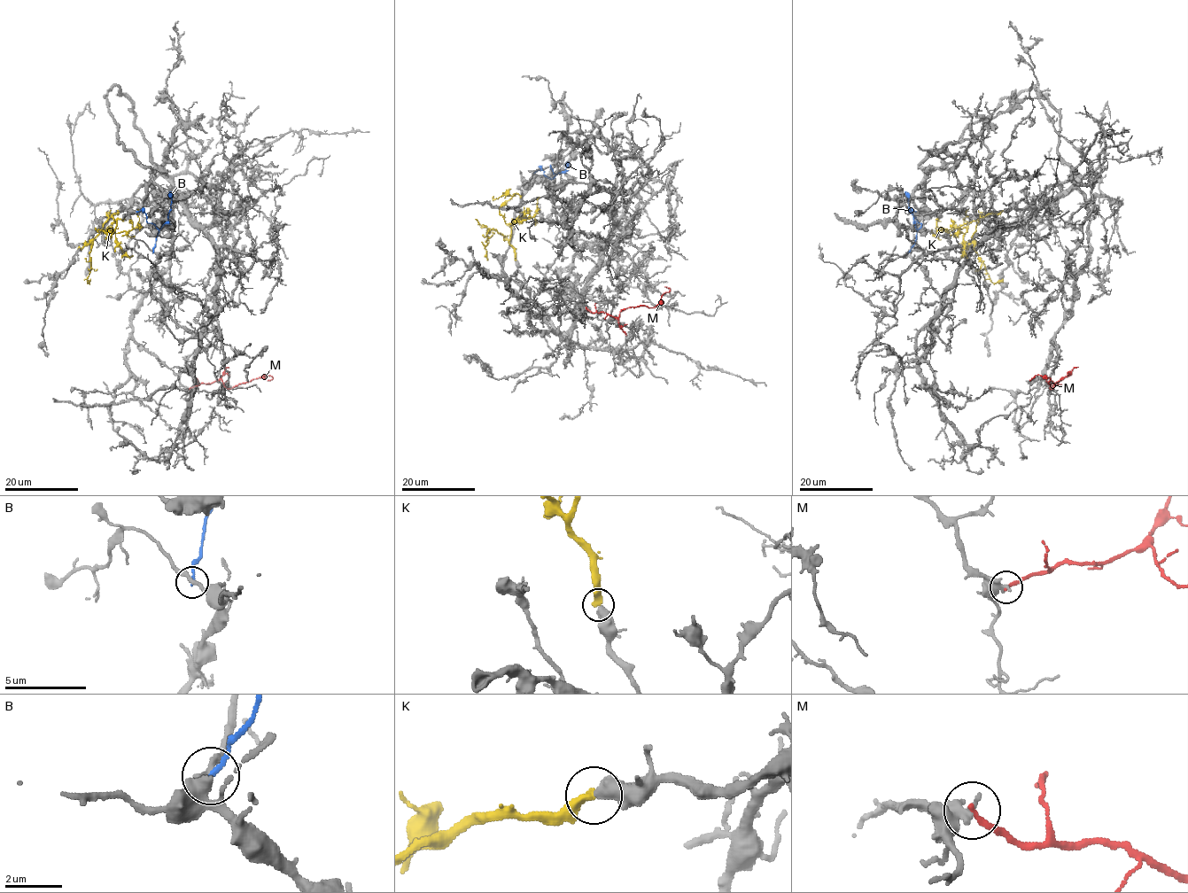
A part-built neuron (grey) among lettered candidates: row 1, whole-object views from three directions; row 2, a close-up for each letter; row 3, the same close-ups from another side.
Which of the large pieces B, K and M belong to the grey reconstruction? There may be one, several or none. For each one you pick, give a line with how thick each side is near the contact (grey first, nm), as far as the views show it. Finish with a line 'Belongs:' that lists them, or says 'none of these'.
K: 550 nm thick on the grey side, 380 nm on the other
Belongs: K

